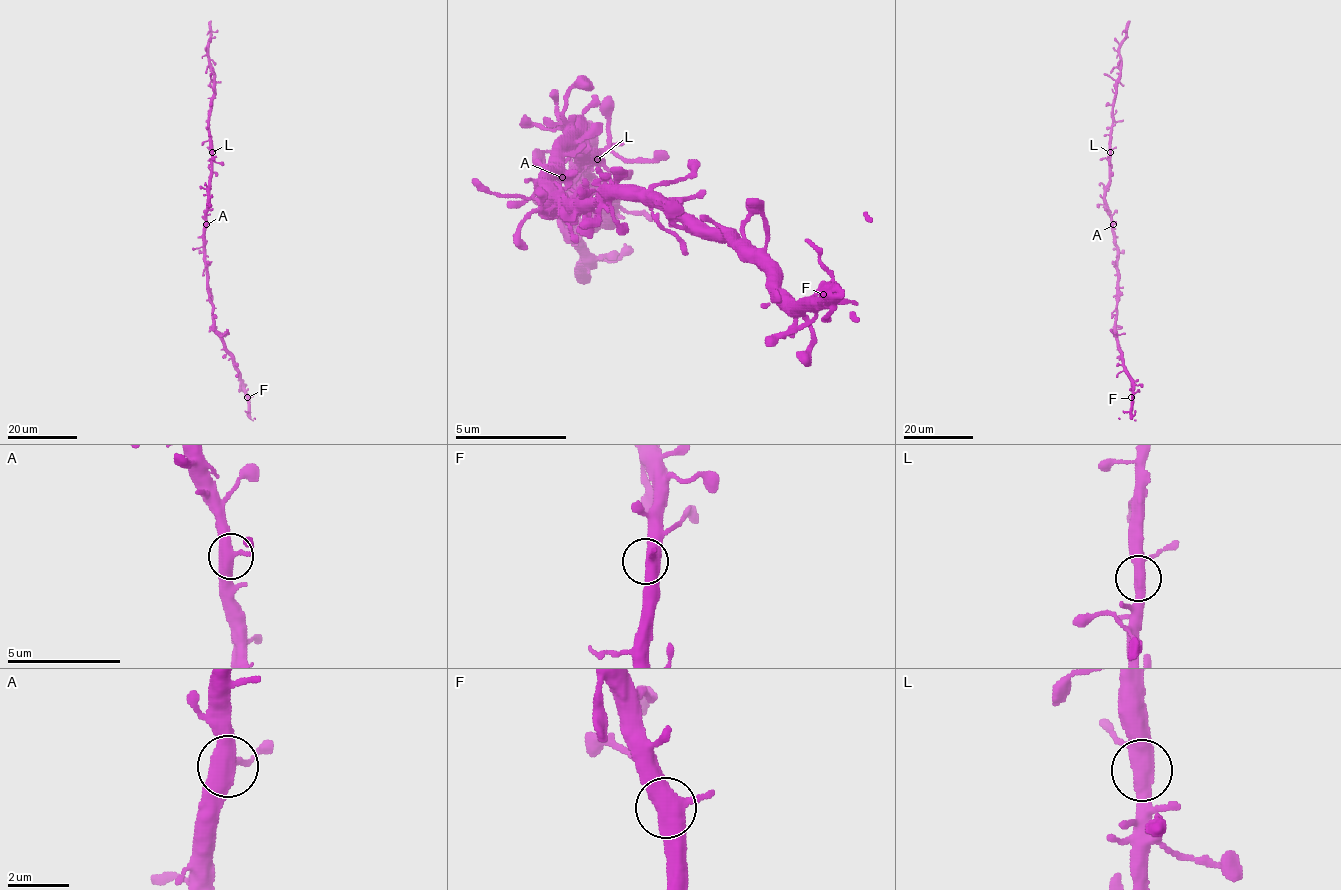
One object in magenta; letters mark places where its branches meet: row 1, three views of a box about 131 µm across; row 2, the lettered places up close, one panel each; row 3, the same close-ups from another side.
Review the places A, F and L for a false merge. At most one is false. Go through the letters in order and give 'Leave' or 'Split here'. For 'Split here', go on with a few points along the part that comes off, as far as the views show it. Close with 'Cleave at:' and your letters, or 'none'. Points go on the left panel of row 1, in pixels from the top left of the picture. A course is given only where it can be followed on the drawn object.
A: Leave
F: Leave
L: Leave
Cleave at: none

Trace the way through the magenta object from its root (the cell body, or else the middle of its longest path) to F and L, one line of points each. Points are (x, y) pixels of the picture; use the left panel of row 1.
F: (205, 228), (205, 272), (214, 331), (232, 356), (247, 397)
L: (205, 228), (211, 152)

